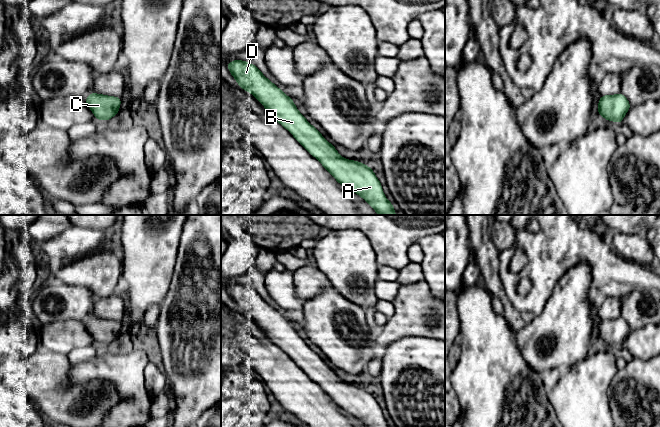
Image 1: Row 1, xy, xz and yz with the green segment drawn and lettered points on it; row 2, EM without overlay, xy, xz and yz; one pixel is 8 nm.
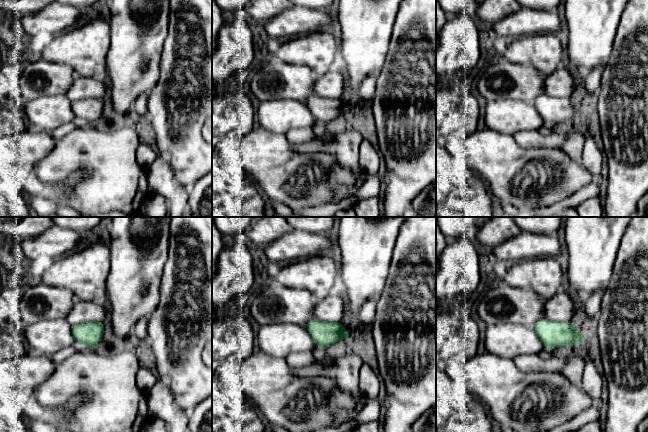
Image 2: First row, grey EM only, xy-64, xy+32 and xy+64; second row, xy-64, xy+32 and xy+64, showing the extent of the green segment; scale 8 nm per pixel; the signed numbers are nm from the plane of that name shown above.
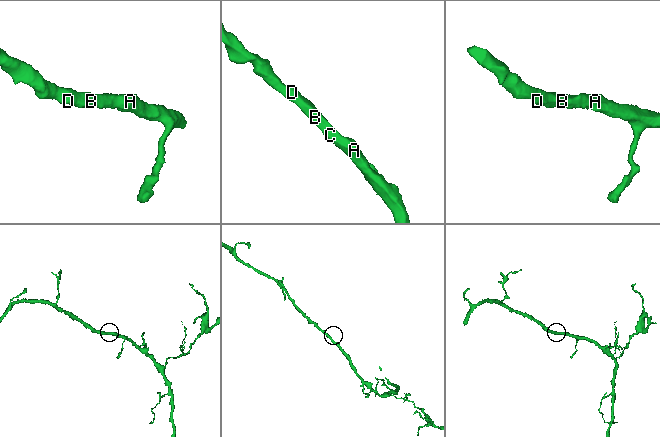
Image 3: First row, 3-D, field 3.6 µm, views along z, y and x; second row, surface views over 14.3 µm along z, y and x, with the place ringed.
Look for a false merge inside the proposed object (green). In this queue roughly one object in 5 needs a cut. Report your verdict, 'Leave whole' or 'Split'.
Leave whole

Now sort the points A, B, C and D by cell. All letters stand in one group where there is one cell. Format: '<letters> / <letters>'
A B C D

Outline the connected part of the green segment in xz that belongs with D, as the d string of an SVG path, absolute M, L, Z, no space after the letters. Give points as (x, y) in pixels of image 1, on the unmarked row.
M234 284L227 288L227 292L237 305L239 311L255 320L267 336L286 352L313 381L319 384L338 407L348 414L357 417L367 427L391 427L385 421L382 409L372 392L361 386L343 382L336 372L299 336L293 323L267 303L254 288L243 284Z

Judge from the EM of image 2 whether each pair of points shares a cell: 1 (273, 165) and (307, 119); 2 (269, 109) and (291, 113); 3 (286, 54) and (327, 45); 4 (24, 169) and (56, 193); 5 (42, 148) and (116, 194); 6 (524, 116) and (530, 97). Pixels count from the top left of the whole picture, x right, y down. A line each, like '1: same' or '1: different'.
1: different
2: same
3: same
4: same
5: different
6: different

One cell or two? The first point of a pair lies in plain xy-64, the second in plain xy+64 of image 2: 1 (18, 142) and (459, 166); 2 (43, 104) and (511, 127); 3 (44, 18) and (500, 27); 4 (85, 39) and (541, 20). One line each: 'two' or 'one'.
1: two
2: one
3: one
4: two

